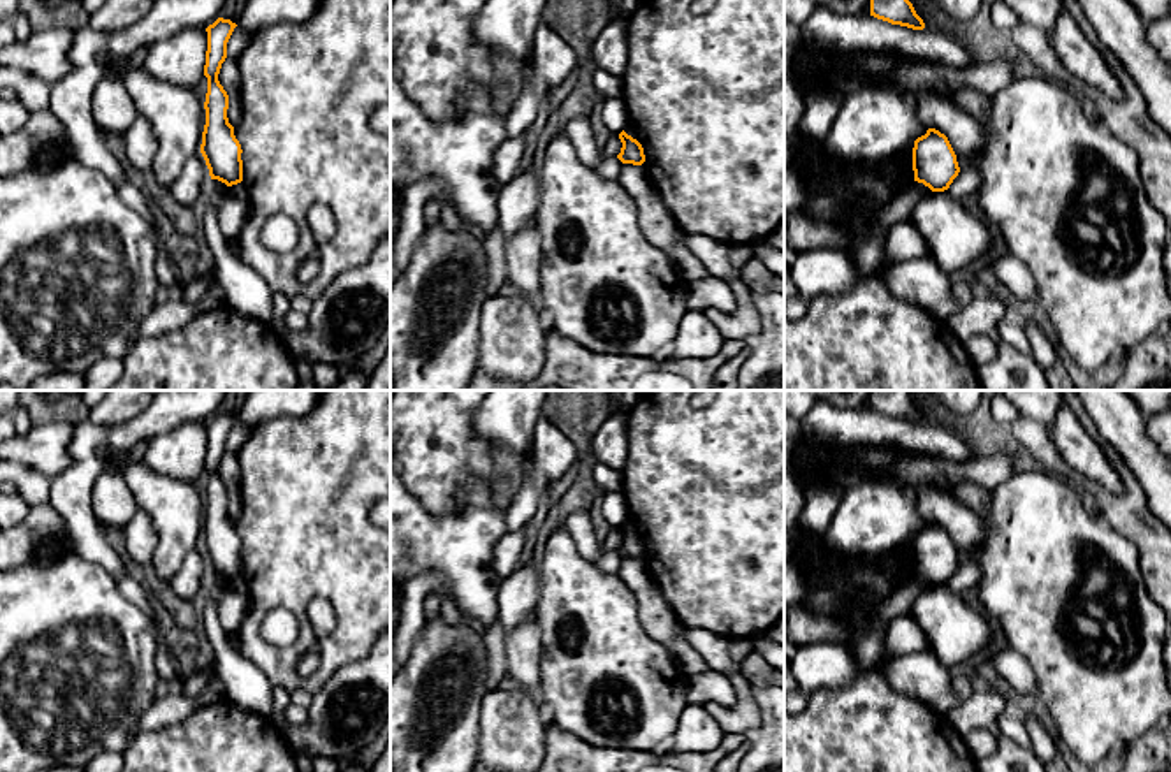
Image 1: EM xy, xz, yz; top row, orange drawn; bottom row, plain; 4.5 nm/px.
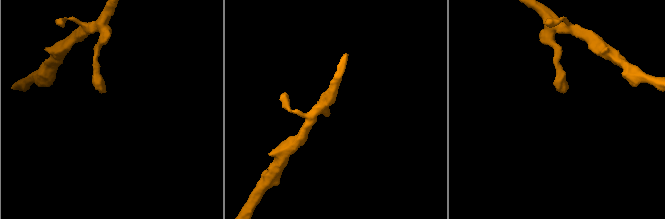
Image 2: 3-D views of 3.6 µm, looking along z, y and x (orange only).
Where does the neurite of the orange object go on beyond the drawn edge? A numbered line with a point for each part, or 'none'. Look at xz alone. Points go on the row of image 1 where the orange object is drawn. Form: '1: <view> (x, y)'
none

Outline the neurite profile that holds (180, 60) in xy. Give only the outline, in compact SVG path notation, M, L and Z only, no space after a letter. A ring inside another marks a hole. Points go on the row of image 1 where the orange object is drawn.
M181 30L148 47L142 69L155 79L193 90L204 77L206 30Z

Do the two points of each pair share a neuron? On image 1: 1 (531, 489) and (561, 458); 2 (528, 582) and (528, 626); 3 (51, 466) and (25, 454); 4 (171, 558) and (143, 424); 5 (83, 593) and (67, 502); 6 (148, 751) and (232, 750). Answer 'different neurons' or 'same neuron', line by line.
1: same neuron
2: different neurons
3: same neuron
4: different neurons
5: different neurons
6: same neuron

